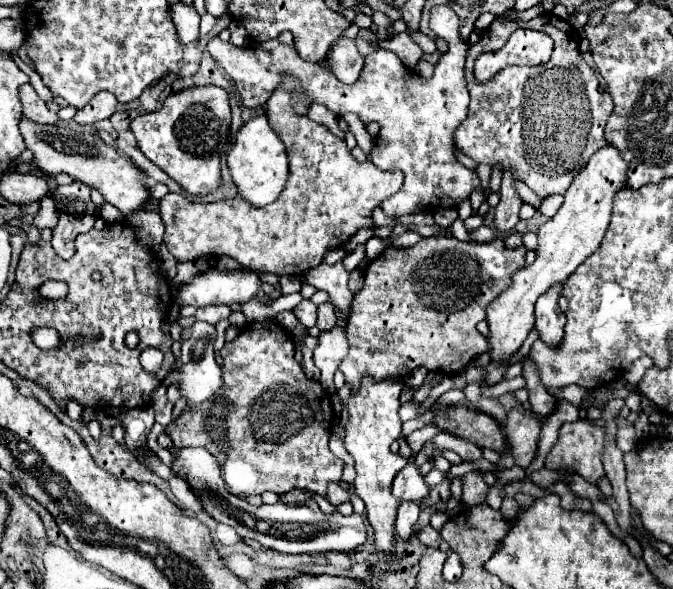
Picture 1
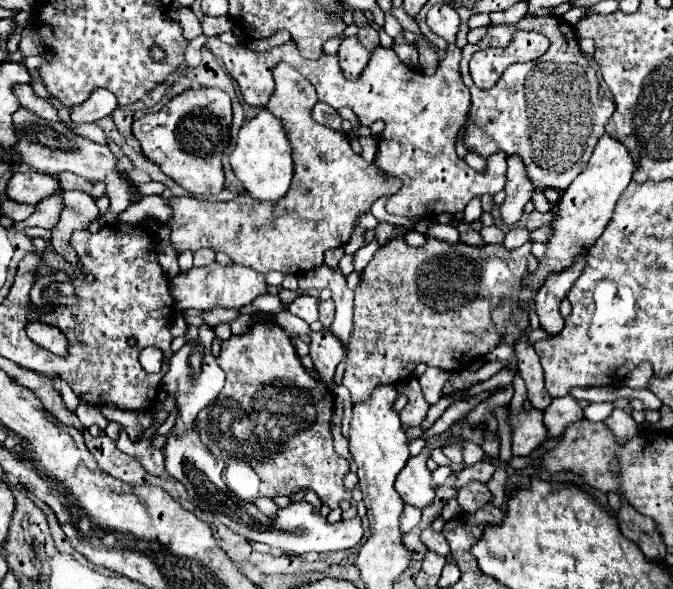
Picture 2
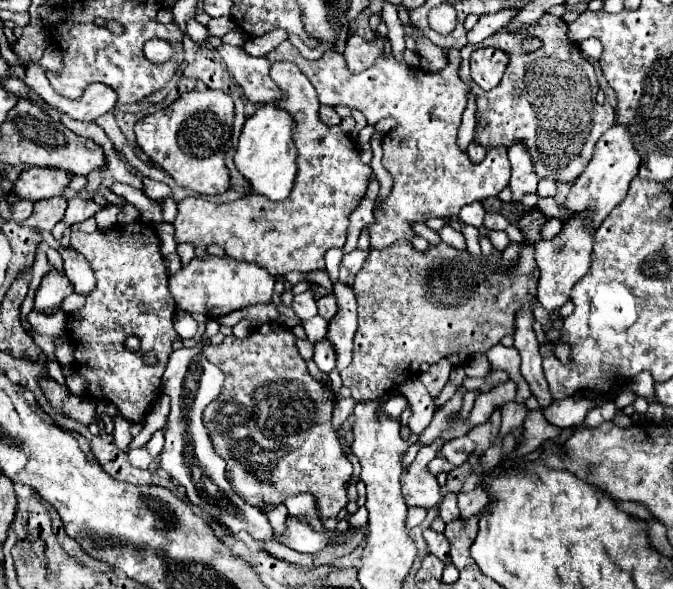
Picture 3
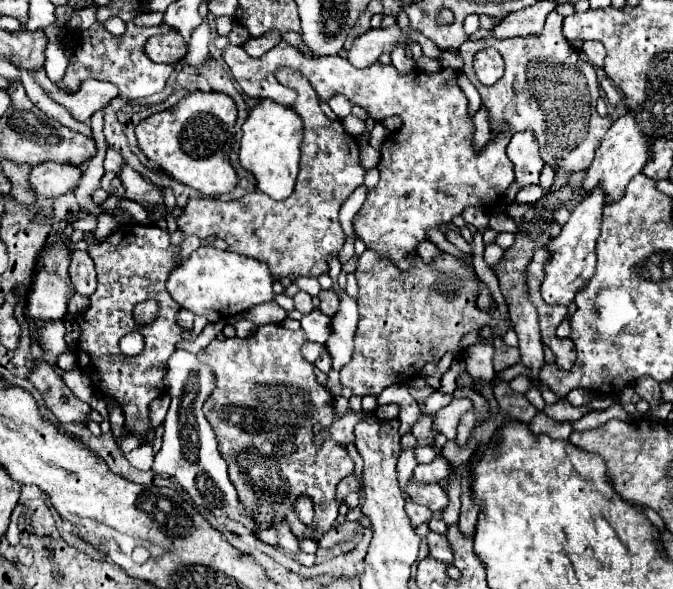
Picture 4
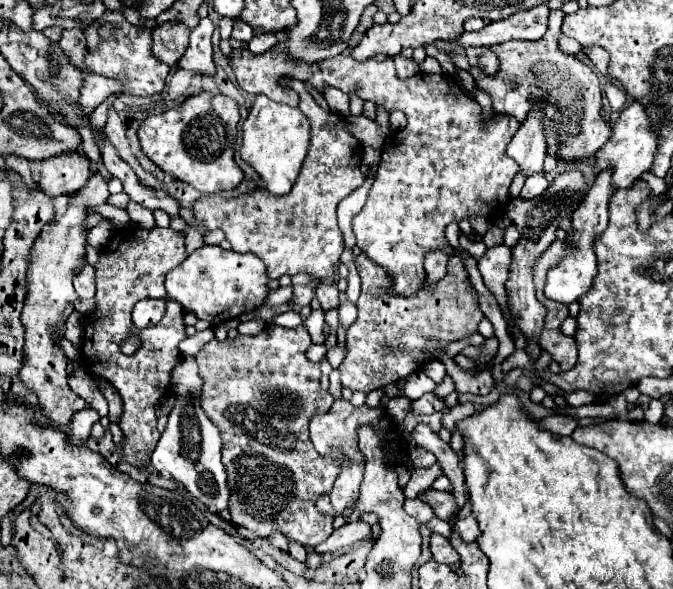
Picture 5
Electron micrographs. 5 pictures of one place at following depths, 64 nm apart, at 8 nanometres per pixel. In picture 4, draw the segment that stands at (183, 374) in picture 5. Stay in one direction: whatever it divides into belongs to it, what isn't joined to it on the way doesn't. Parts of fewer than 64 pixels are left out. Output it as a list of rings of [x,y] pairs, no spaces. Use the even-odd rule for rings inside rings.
[[[176,350],[168,358],[168,372],[164,376],[164,386],[172,398],[166,420],[164,420],[164,444],[154,458],[152,470],[156,474],[166,474],[178,480],[178,484],[188,492],[192,502],[214,516],[226,516],[250,532],[256,532],[258,524],[252,512],[248,512],[238,500],[236,488],[228,478],[228,466],[218,452],[218,442],[212,426],[204,418],[202,406],[216,386],[216,372],[202,364],[196,354],[186,350]]]

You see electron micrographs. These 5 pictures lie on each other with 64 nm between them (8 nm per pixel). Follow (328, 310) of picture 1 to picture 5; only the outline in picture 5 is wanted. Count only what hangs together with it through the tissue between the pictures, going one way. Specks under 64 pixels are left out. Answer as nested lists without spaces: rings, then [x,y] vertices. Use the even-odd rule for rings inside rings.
[[[318,284],[318,288],[316,288],[316,298],[320,300],[324,312],[326,312],[326,310],[332,310],[332,308],[338,308],[338,304],[340,304],[340,292],[338,292],[336,284],[330,284],[330,286]]]

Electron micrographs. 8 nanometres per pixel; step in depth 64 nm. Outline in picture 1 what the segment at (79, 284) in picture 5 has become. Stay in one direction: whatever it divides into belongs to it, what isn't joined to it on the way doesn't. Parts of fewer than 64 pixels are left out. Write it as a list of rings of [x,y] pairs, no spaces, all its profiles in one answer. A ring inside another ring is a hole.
[[[82,182],[52,186],[52,198],[60,216],[58,226],[52,230],[52,246],[60,258],[70,260],[76,252],[76,236],[88,232],[94,226],[100,210],[90,200],[90,188]]]

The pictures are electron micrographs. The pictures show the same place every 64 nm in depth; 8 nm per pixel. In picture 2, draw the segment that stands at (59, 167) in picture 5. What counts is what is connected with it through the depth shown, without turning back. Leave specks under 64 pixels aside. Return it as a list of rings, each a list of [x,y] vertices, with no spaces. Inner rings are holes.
[[[22,170],[12,174],[6,186],[6,194],[14,202],[38,204],[40,200],[52,196],[60,188],[60,182],[54,176],[40,174],[34,170]]]

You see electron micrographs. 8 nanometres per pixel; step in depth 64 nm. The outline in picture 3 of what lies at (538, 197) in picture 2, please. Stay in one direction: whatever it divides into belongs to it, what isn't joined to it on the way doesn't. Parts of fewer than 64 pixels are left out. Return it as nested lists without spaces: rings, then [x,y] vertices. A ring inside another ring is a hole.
[[[539,197],[537,207],[548,217],[561,218],[562,210],[552,197]]]

